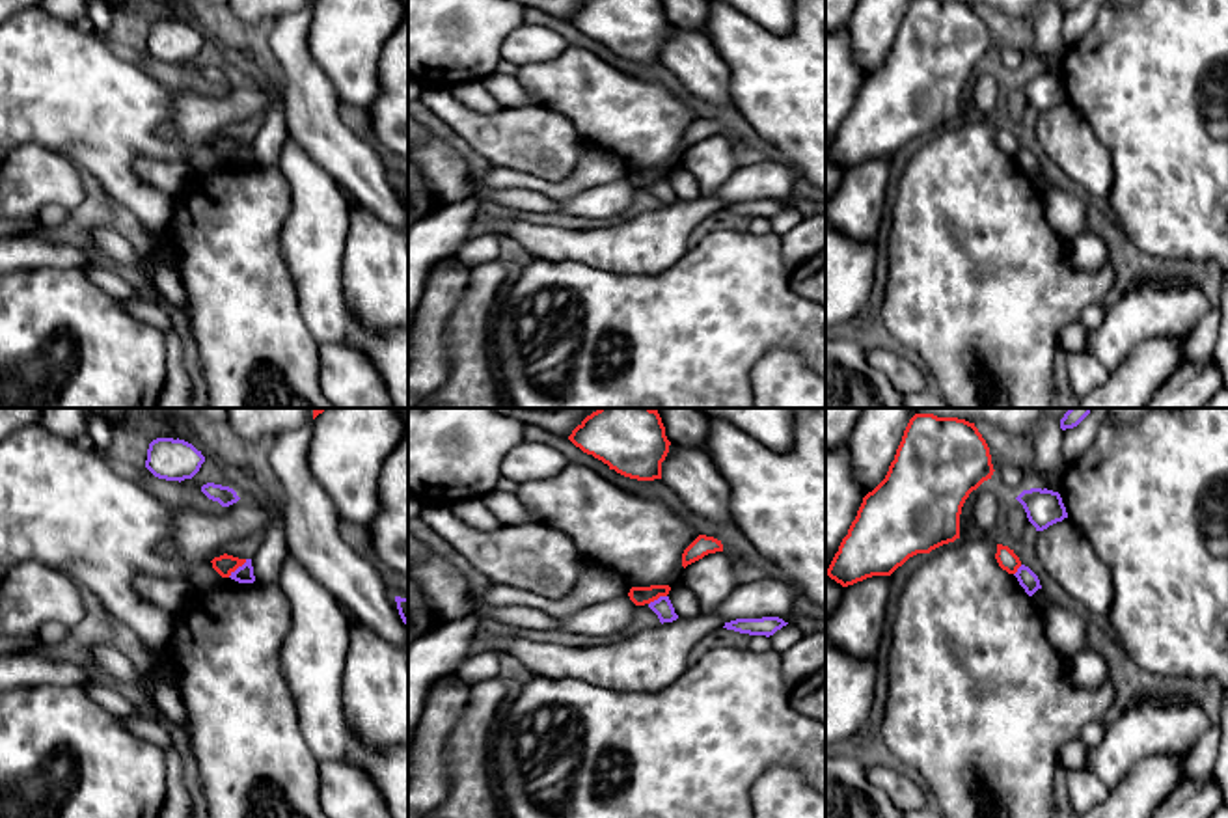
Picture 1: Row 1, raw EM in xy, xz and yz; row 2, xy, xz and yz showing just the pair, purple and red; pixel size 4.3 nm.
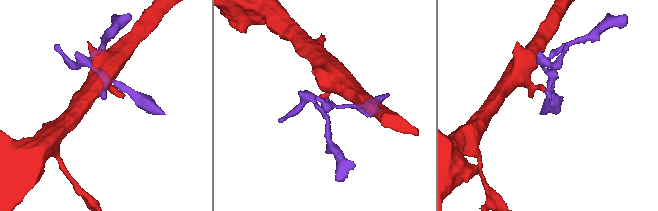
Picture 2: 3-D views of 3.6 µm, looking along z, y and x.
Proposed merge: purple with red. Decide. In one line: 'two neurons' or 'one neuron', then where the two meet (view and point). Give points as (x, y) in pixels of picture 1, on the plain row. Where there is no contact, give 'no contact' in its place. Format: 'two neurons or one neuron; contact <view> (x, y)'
two neurons; contact xy (239, 149)

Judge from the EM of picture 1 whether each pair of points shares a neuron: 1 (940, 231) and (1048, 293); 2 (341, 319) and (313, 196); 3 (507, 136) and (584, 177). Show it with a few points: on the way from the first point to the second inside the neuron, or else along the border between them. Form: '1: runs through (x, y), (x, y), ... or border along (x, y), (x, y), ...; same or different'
1: runs through (966, 258), (999, 291), (1022, 293); same
2: runs through (321, 289), (315, 265), (315, 226); same
3: border along (582, 138), (578, 161), (565, 177), (530, 176); different

